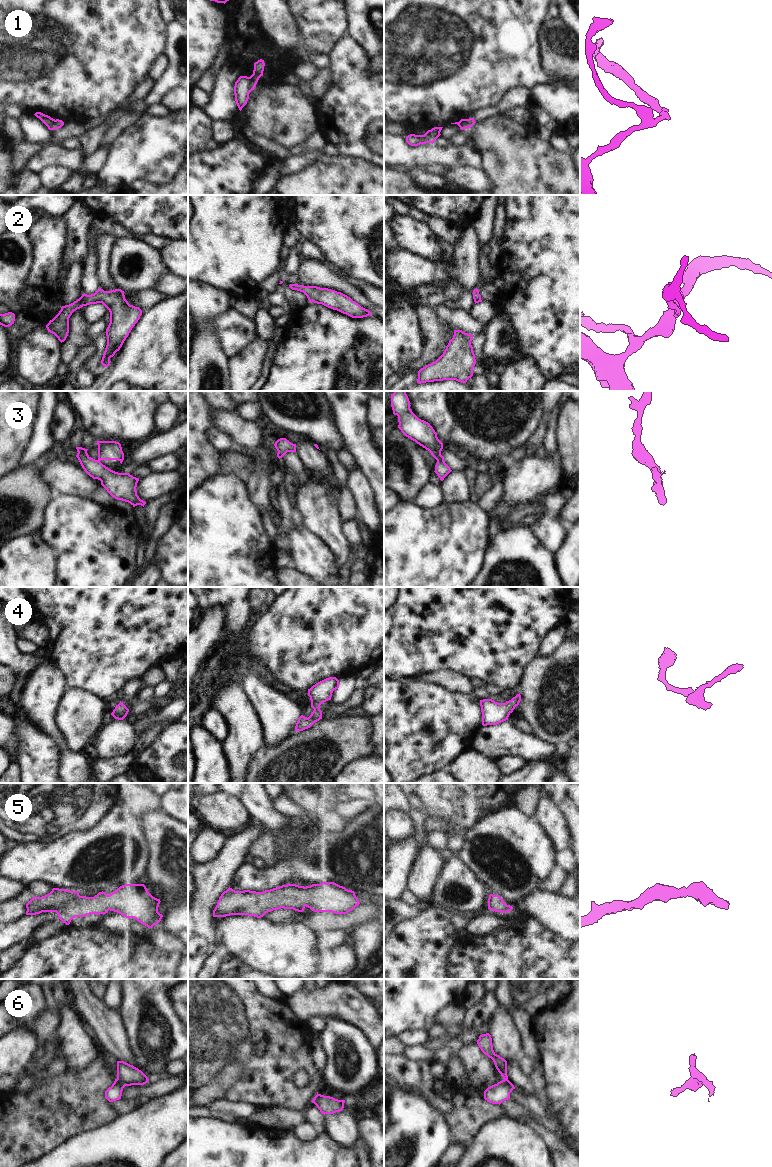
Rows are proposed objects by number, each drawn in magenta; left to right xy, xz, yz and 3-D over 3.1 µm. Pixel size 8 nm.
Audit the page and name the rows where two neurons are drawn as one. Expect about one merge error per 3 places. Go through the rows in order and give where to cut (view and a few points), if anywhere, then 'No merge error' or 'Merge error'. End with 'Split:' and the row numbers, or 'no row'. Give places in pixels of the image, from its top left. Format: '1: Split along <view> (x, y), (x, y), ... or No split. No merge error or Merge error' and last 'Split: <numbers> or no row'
1: Split along xy (55, 120), (53, 128). Merge error
2: No split. No merge error
3: Split along yz (437, 460), (443, 461). Merge error
4: No split. No merge error
5: No split. No merge error
6: Split along xy (116, 1079), (125, 1085). Merge error
Split: 1, 3, 6.

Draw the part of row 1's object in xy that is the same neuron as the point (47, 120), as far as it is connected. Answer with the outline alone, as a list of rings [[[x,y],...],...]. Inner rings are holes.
[[[36,112],[34,115],[39,118],[48,127],[49,130],[54,130],[55,119],[41,112]]]

